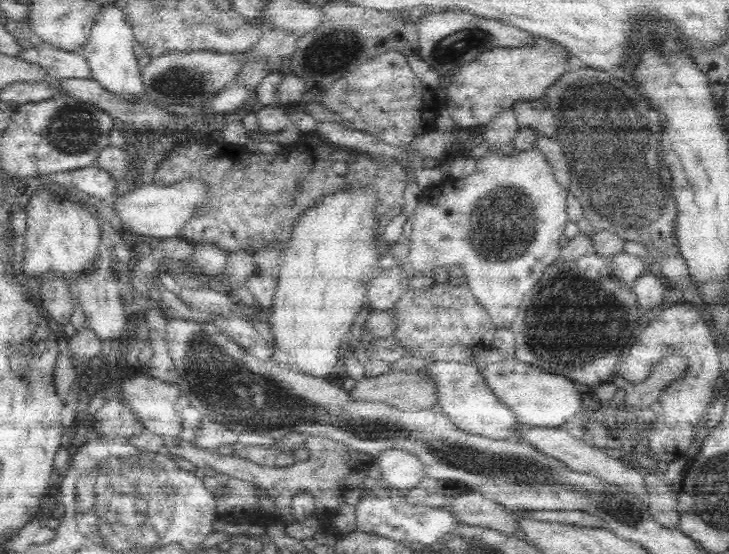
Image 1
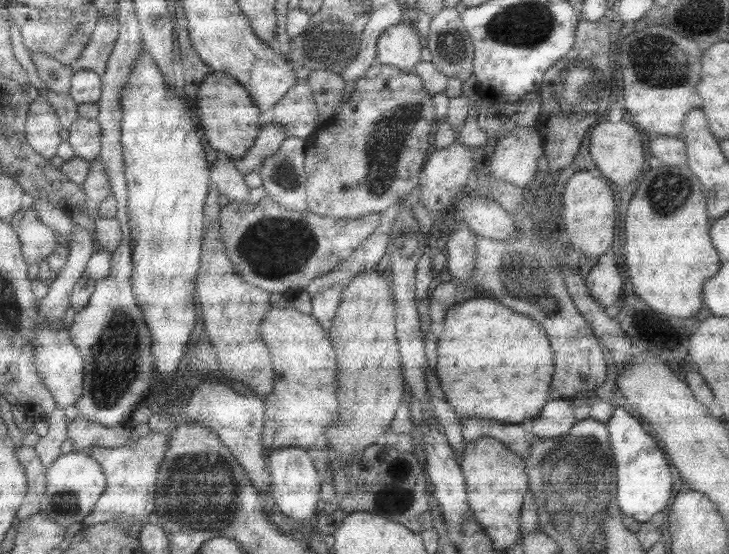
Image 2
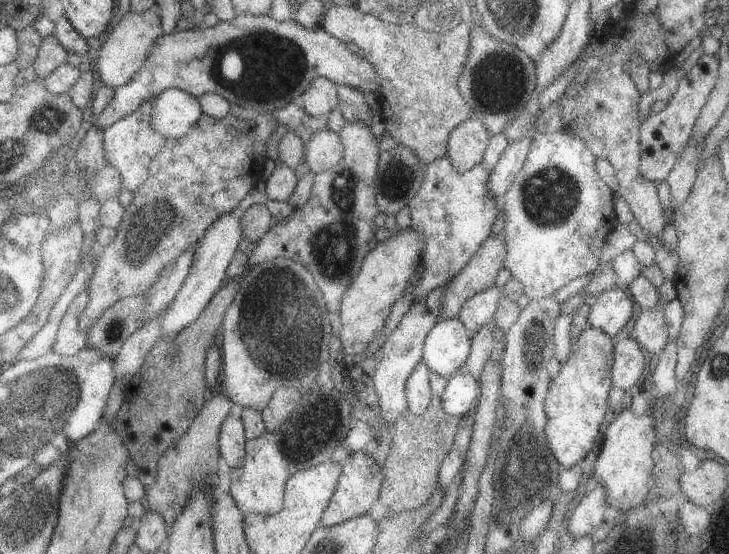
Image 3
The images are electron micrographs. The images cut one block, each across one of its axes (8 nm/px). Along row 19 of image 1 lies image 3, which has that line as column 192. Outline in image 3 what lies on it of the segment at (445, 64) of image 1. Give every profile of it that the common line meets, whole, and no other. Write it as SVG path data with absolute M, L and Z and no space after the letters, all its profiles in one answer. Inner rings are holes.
M211 394L201 412L195 416L193 424L189 426L189 430L185 432L185 436L181 436L181 440L177 440L177 444L173 448L169 448L169 452L165 452L165 456L161 456L159 460L159 468L157 468L157 480L155 484L151 484L149 488L145 488L145 496L143 496L143 508L147 512L157 512L165 526L169 526L173 522L173 518L177 516L177 512L181 510L181 504L187 498L187 492L191 488L193 482L197 480L213 480L213 484L219 482L217 478L217 462L219 462L219 450L217 450L217 434L221 428L221 422L225 420L225 416L231 414L233 404L223 398L223 396L215 396Z

